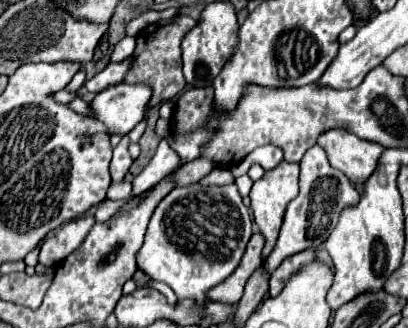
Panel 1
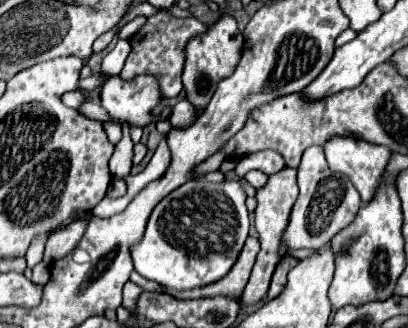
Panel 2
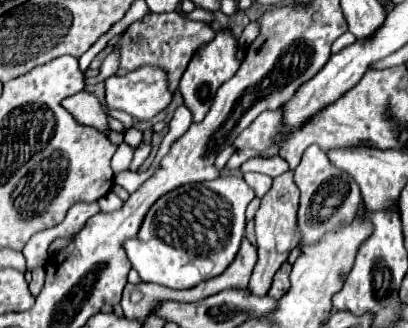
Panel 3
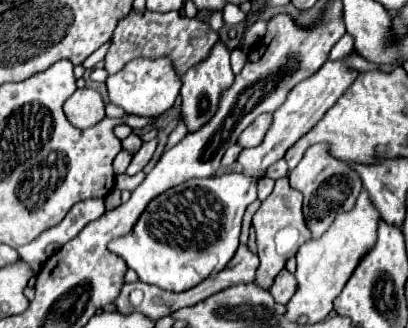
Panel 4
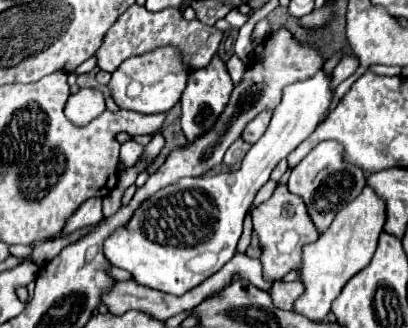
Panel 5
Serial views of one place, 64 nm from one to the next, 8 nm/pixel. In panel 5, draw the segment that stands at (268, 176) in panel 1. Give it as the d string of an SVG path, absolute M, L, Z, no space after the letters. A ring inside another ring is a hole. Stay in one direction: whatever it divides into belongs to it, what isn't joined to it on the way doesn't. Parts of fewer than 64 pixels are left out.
M278 184L274 194L266 202L262 202L260 206L254 208L252 222L254 222L254 232L258 234L260 248L262 248L260 262L262 262L262 276L266 282L280 280L292 268L300 268L302 246L308 242L314 242L318 238L318 232L316 232L312 220L308 220L304 202L300 200L300 196L290 194L286 184Z

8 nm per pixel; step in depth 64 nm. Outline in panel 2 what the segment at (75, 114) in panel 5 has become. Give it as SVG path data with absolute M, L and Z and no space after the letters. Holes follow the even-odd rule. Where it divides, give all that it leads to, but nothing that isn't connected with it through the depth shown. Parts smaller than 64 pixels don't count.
M74 90L74 92L66 92L66 94L62 96L62 102L64 102L66 106L74 108L74 110L78 110L78 108L80 108L82 100L84 100L84 94L82 94L80 90ZM105 122L104 128L108 132L108 139L112 144L118 144L122 138L122 127L120 123L117 122Z

